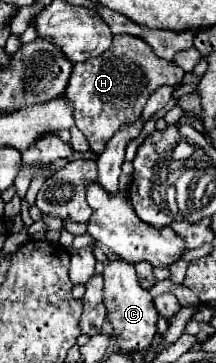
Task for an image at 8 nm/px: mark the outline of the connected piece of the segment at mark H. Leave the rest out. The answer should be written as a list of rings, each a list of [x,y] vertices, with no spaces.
[[[117,34],[113,38],[113,46],[101,56],[73,66],[65,96],[73,104],[75,126],[85,134],[91,150],[101,152],[107,140],[123,124],[133,122],[141,116],[151,92],[165,84],[177,86],[183,76],[185,72],[177,64],[155,56],[153,48],[145,40],[129,34]]]

